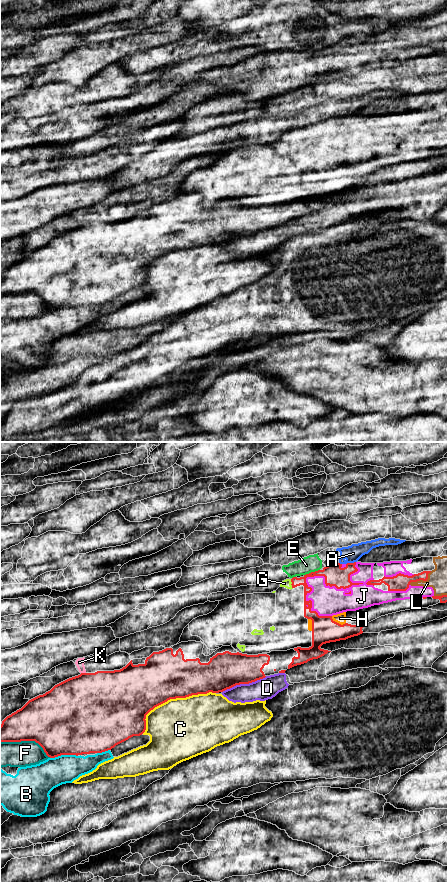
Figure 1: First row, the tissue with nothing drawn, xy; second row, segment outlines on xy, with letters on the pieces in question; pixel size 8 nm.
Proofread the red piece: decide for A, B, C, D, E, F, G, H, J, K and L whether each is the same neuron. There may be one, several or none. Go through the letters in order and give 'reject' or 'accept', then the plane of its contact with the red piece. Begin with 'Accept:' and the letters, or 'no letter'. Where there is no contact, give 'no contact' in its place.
Accept: no letter
A: reject; meets red in xy
B: reject; meets red in xy
C: reject; meets red in xy
D: reject; meets red in xy
E: reject; meets red in xy
F: reject; meets red in xy
G: reject; meets red in xy
H: reject; meets red in xy
J: reject; meets red in xy
K: reject; meets red in xy
L: reject; meets red in xy

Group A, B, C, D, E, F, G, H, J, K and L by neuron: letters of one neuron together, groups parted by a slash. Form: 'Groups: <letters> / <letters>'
Groups: A E K / B / C / D / F / G H J L

